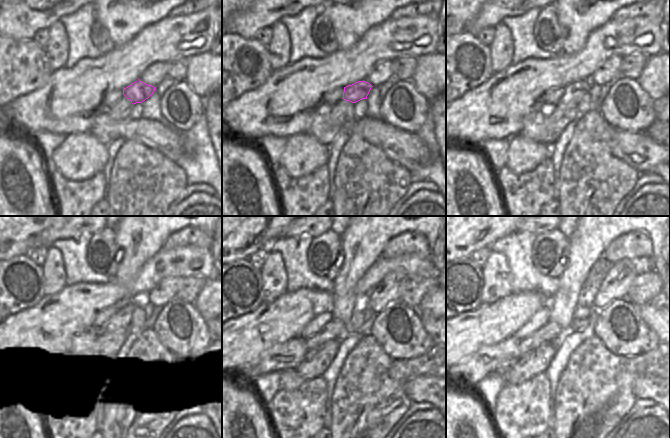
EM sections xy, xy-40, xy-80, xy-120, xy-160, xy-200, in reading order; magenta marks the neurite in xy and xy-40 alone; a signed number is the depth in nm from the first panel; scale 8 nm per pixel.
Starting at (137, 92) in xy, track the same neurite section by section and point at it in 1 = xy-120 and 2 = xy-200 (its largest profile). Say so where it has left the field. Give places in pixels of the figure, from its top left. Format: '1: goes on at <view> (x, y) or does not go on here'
1: goes on at xy-120 (119, 323)
2: goes on at xy-200 (550, 331)

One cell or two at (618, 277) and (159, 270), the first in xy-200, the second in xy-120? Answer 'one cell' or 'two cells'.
two cells

